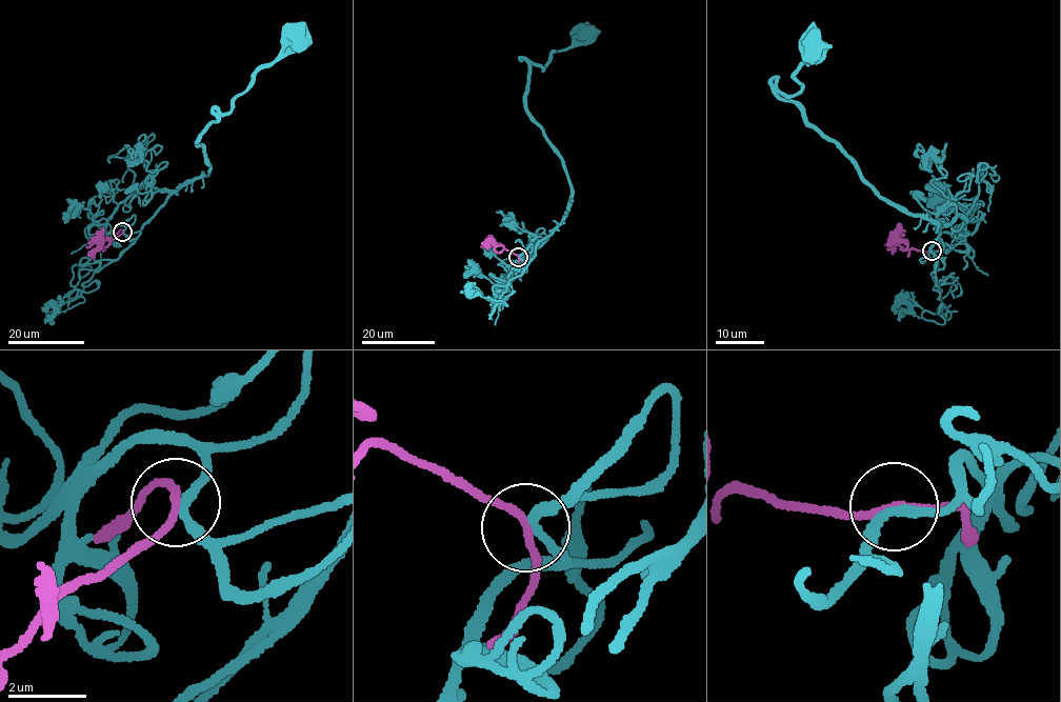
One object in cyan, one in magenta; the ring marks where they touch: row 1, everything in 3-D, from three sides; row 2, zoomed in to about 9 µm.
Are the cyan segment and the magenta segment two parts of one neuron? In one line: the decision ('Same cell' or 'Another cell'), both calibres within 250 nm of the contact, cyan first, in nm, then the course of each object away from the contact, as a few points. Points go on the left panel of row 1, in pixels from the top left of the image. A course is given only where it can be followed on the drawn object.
Same cell. Thickness 200 nm (cyan) against 180 nm. Course of cyan: (123, 232), (104, 229), (133, 193), (209, 174), (197, 142), (204, 127), (299, 39). Course of magenta: (122, 232), (100, 247), (98, 242), (86, 247)

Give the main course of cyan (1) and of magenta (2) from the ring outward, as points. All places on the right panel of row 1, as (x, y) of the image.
1: (932, 251), (948, 251), (967, 221), (942, 228), (893, 206), (778, 94), (802, 89), (795, 72), (812, 48)
2: (932, 251), (907, 251), (895, 238)

